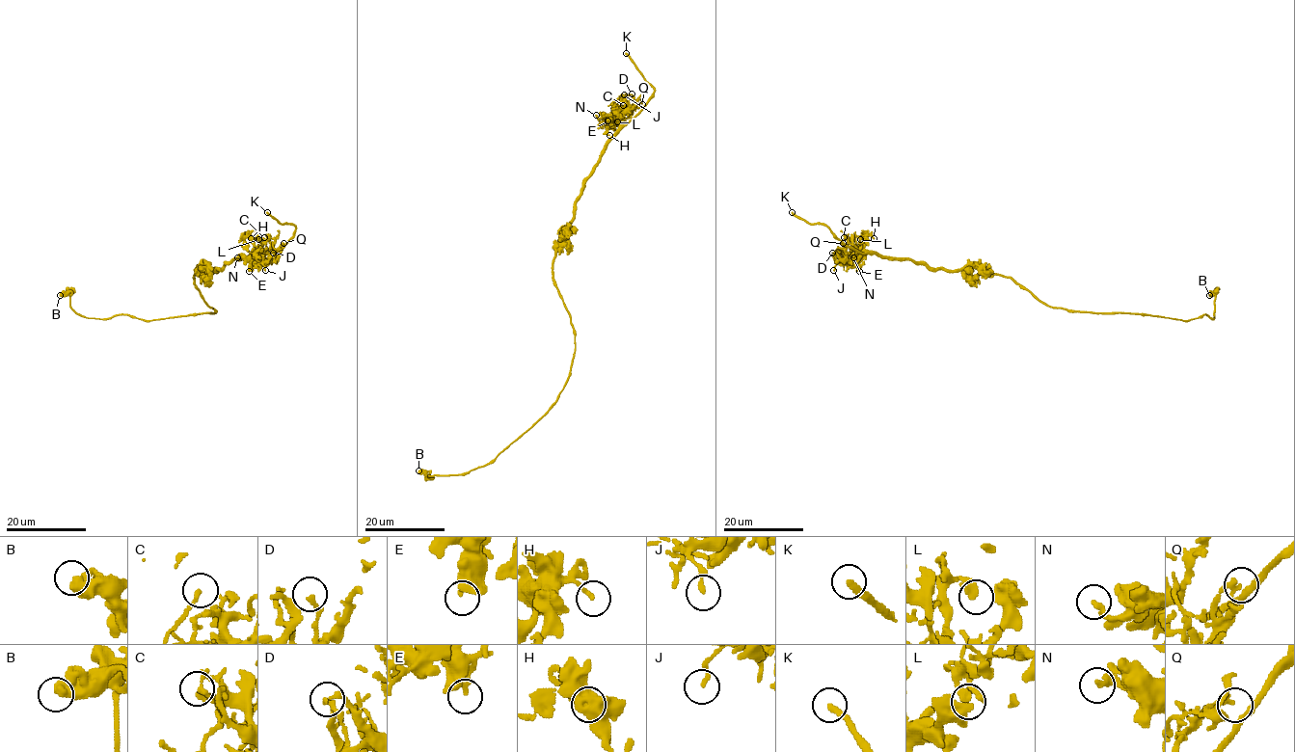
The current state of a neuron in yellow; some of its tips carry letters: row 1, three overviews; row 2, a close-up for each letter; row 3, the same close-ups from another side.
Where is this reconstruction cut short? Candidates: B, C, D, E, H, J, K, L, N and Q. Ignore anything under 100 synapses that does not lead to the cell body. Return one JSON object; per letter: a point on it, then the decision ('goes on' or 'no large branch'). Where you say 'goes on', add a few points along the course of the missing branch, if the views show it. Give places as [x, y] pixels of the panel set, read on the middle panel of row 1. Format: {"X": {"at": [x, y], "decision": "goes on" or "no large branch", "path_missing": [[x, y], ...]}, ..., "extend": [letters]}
{"B": {"at": [418, 470], "decision": "no large branch"}, "C": {"at": [623, 105], "decision": "no large branch"}, "D": {"at": [632, 94], "decision": "no large branch"}, "E": {"at": [607, 120], "decision": "no large branch"}, "H": {"at": [609, 135], "decision": "no large branch"}, "J": {"at": [624, 94], "decision": "no large branch"}, "K": {"at": [626, 53], "decision": "goes on", "path_missing": [[626, 53], [598, 40], [556, 31], [545, 20]]}, "L": {"at": [617, 121], "decision": "no large branch"}, "N": {"at": [596, 115], "decision": "no large branch"}, "Q": {"at": [642, 104], "decision": "no large branch"}, "extend": ["K"]}

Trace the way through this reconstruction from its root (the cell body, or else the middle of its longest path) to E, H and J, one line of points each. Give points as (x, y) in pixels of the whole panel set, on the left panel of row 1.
E: (201, 293), (194, 277), (202, 268), (220, 269), (231, 259), (242, 259), (259, 253), (254, 255), (249, 271)
H: (201, 293), (194, 277), (202, 268), (220, 269), (231, 259), (256, 254), (259, 250), (251, 238)
J: (201, 293), (194, 277), (202, 268), (220, 269), (231, 259), (242, 259), (259, 253), (265, 270)

